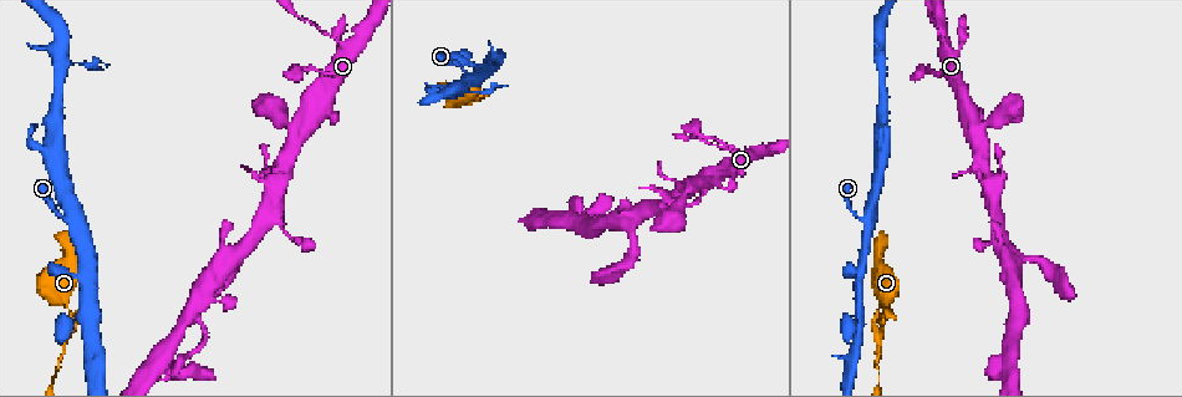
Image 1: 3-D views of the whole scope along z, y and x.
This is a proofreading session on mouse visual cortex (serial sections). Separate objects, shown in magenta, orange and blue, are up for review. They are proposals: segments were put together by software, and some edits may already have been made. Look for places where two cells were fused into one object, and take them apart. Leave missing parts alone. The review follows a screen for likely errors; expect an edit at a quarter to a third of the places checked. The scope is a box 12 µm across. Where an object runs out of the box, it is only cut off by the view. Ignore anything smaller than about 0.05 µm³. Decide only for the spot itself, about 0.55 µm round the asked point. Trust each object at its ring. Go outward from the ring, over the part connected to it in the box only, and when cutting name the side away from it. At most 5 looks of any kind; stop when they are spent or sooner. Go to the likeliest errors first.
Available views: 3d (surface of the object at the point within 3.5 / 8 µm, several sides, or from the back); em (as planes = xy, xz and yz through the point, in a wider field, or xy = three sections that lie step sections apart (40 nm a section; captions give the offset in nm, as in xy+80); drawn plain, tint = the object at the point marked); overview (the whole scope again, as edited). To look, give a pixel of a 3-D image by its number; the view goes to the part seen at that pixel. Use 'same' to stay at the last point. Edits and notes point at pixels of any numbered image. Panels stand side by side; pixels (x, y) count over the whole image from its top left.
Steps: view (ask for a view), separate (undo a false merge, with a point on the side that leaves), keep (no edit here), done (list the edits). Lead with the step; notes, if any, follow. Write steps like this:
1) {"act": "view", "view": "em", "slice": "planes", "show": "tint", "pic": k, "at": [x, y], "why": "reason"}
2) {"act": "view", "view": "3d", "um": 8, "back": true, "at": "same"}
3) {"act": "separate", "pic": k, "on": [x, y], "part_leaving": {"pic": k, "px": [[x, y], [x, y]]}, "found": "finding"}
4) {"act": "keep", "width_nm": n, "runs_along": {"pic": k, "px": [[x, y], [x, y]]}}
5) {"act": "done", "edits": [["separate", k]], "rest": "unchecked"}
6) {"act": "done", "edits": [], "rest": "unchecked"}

{"act": "view", "view": "3d", "um": 8, "pic": 1, "at": [71, 316], "why": "sudden change in width"}

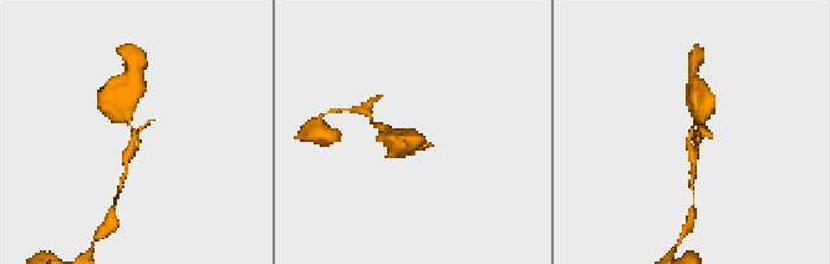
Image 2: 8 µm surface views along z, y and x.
{"act": "view", "view": "3d", "um": 3.5, "pic": 2, "at": [132, 139], "why": "closer look"}

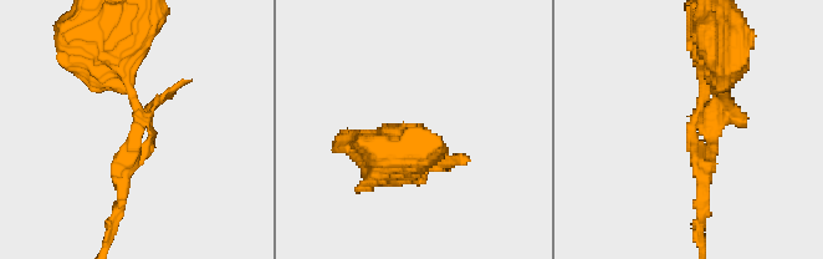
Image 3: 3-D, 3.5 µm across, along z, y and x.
{"act": "view", "view": "em", "slice": "xy", "step": 5, "show": "tint", "pic": 3, "at": [140, 124]}

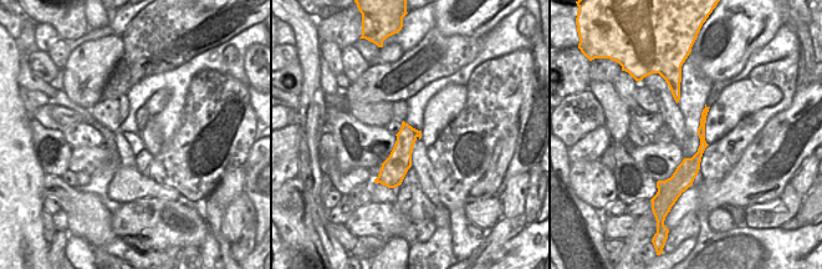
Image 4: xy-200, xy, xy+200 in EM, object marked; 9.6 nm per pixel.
{"act": "keep", "runs_along": {"pic": 3, "px": [[717, 51], [691, 123], [701, 199]]}, "found": "continuous, no second cell"}

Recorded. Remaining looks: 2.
{"act": "view", "view": "3d", "um": 3.5, "pic": 1, "at": [56, 66]}

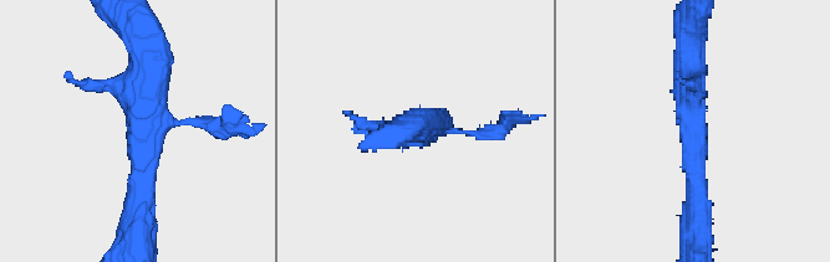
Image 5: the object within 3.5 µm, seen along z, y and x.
{"act": "view", "view": "em", "slice": "planes", "show": "tint", "pic": 5, "at": [140, 133]}

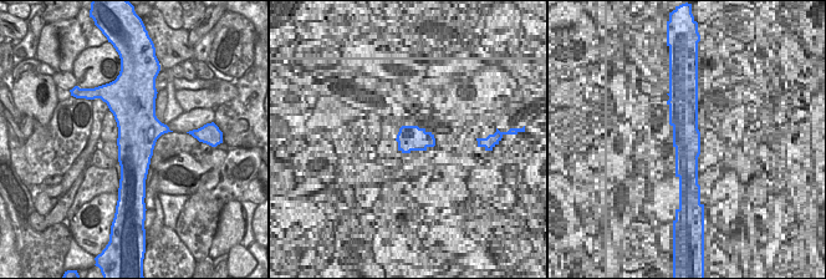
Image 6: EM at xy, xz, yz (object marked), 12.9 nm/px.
{"act": "keep", "width_nm": 550, "runs_along": {"pic": 5, "px": [[137, 224], [144, 49]]}, "found": "continuous, no second cell"}

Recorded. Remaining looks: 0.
{"act": "done", "edits": [], "rest": "unchecked"}

